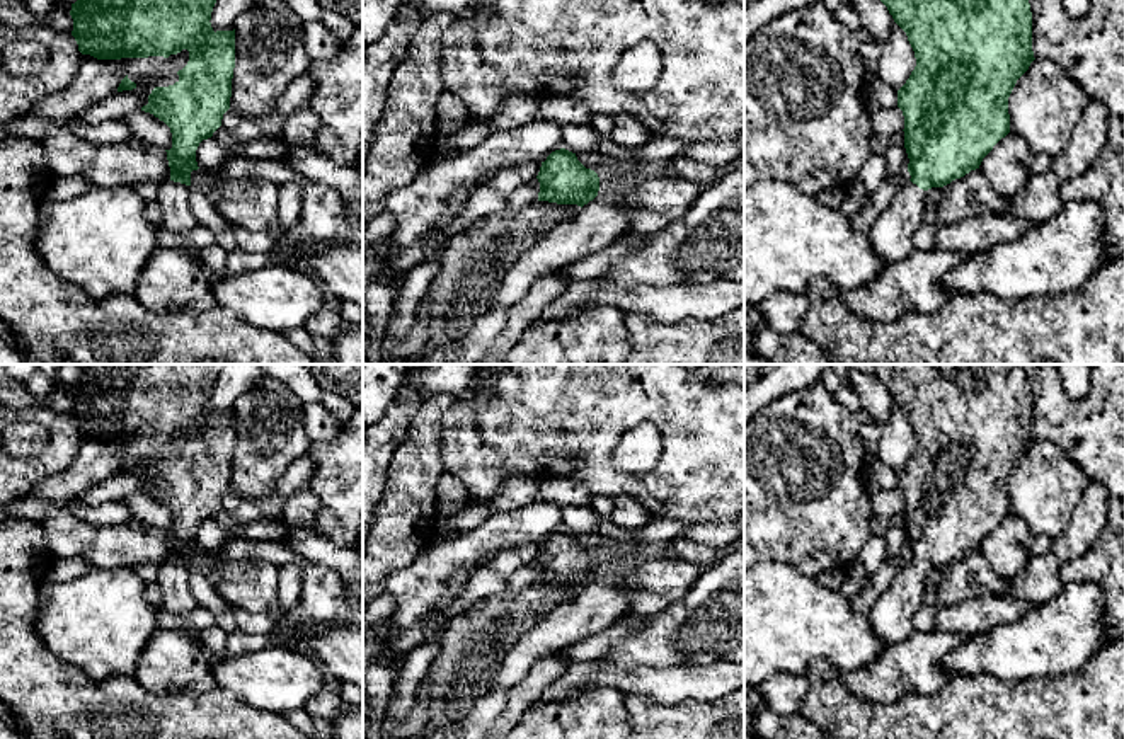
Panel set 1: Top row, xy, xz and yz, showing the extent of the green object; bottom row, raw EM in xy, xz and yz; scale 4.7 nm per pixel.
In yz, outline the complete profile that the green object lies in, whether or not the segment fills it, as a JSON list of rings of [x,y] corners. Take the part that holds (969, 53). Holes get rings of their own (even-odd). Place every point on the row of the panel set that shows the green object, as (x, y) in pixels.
[[[880,0],[894,22],[906,32],[908,41],[915,51],[916,66],[911,72],[906,83],[897,90],[897,107],[904,116],[904,148],[909,158],[908,182],[903,184],[897,194],[891,199],[887,208],[879,215],[872,228],[869,230],[872,247],[880,261],[886,264],[896,262],[909,255],[915,247],[911,243],[913,233],[923,225],[923,213],[926,208],[925,196],[932,187],[943,187],[955,179],[964,177],[971,170],[979,169],[983,158],[993,150],[993,146],[1010,133],[1008,97],[1017,80],[1029,70],[1035,60],[1032,51],[1032,12],[1029,0]]]

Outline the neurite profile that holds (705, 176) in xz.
[[[678,155],[674,158],[674,167],[681,177],[700,184],[703,189],[712,187],[719,179],[717,169],[705,165],[702,162],[697,162],[685,155]]]

